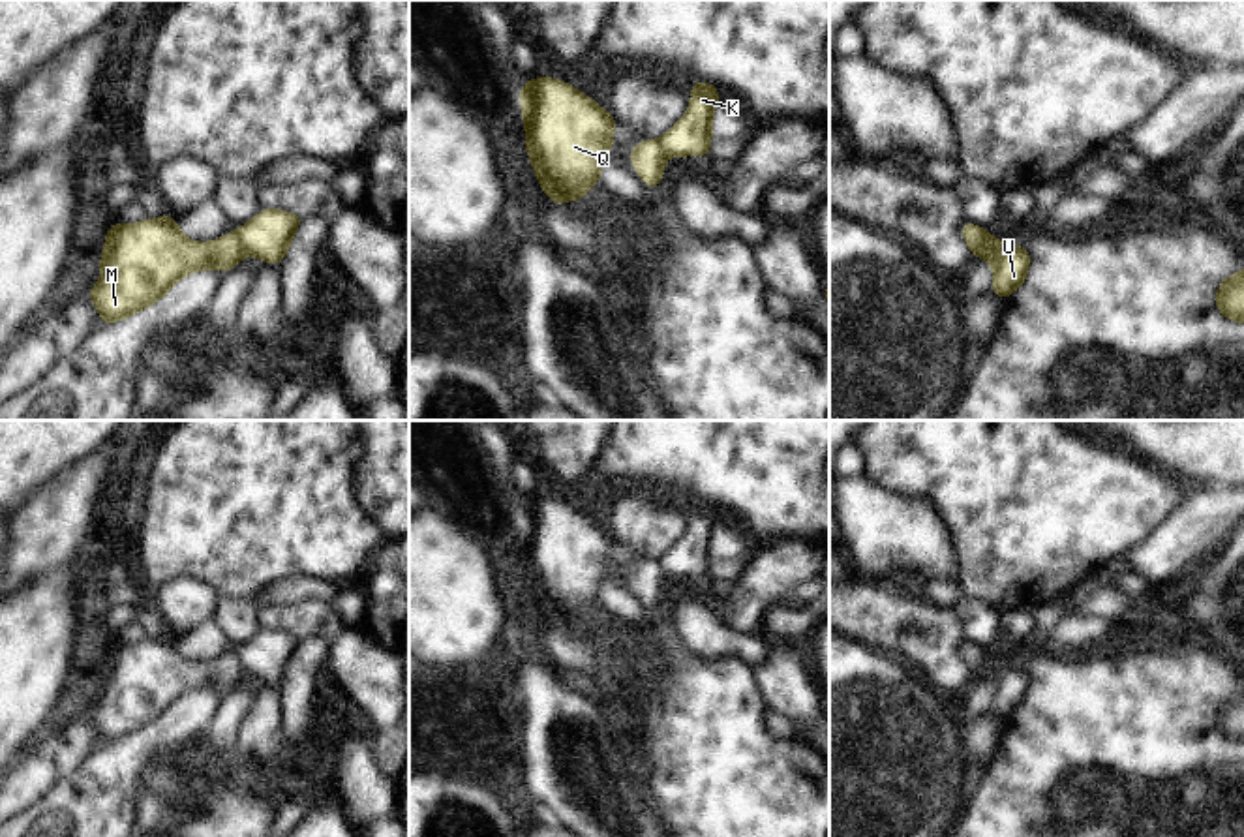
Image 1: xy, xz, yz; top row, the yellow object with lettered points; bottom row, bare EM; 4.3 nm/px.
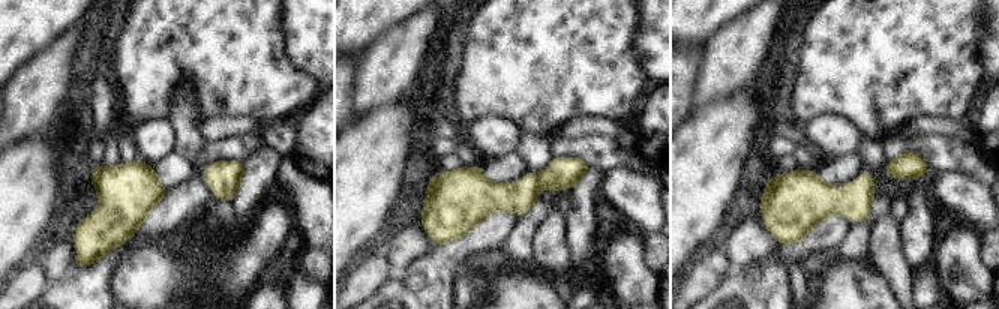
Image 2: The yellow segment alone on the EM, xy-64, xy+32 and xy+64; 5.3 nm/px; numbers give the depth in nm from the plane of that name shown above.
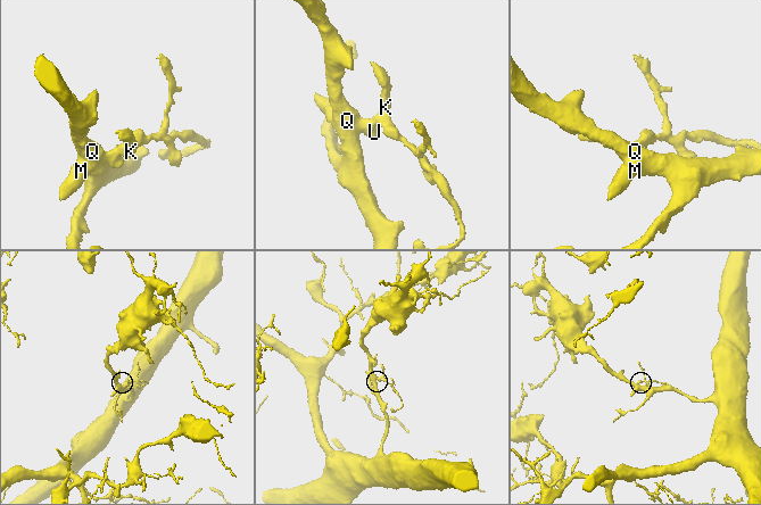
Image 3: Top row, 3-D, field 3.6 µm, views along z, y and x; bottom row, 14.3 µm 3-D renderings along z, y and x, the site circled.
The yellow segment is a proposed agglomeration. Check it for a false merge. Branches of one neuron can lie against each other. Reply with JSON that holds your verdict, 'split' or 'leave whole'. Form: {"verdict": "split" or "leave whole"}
{"verdict": "split"}

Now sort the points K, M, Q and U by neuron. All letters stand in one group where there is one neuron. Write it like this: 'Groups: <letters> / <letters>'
Groups: K / M Q U

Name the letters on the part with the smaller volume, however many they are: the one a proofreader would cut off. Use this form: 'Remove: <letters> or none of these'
Remove: K

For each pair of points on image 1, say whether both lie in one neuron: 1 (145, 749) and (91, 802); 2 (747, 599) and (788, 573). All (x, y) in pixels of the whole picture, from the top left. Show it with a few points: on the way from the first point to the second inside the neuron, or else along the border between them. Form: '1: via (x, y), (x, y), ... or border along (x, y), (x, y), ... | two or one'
1: via (132, 760), (104, 789) | one
2: via (757, 592), (779, 573) | one

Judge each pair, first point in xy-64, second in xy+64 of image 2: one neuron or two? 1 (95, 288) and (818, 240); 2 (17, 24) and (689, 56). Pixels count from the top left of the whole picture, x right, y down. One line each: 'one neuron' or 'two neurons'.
1: one neuron
2: two neurons

